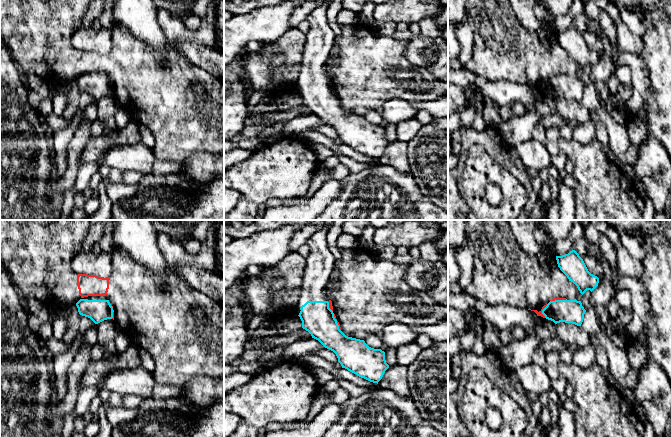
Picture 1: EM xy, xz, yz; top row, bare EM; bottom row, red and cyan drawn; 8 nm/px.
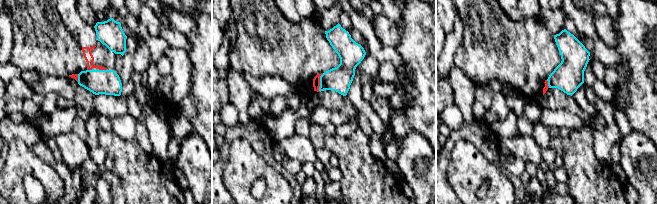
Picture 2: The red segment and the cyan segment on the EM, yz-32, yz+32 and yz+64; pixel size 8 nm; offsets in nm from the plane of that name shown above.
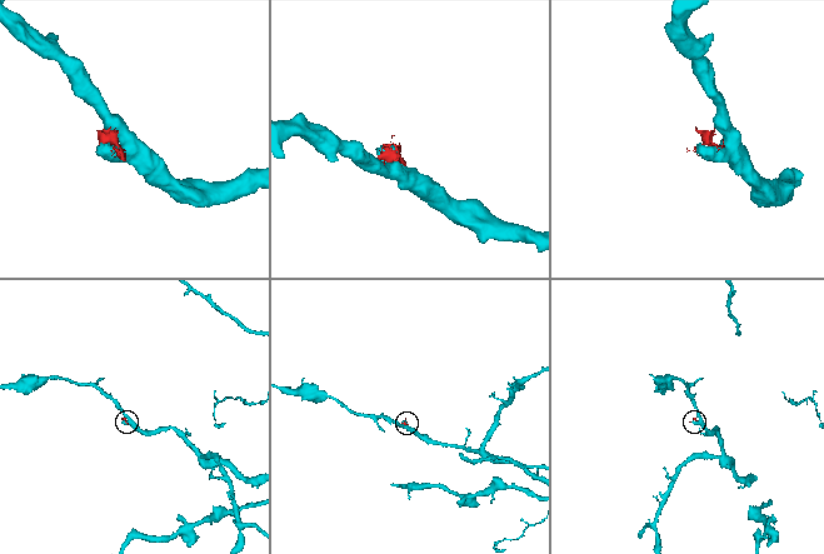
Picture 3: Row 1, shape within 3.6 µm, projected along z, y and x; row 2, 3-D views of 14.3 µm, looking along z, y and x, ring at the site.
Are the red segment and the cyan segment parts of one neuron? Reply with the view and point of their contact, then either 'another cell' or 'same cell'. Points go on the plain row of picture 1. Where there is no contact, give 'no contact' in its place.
meets red in yz at (541, 87); another cell

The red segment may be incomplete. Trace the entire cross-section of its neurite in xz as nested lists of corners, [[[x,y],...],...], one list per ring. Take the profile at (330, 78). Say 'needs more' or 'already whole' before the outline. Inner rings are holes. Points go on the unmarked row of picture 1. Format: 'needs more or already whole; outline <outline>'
needs more; outline [[[398,24],[392,35],[380,35],[370,28],[358,25],[341,27],[341,34],[335,37],[334,44],[339,48],[337,59],[327,66],[329,84],[333,87],[339,105],[348,113],[365,116],[369,111],[381,113],[384,103],[400,98],[410,103],[433,101],[448,95],[448,82],[437,79],[428,70],[413,65],[405,56],[412,33],[407,24]]]

